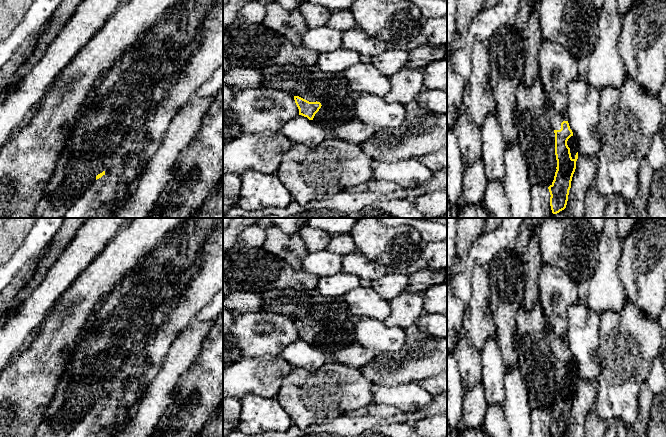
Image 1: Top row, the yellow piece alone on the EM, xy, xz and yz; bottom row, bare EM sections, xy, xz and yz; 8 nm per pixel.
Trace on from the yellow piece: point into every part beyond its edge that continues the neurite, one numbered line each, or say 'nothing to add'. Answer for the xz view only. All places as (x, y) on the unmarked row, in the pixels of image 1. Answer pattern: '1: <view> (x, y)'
1: xz (336, 335)

